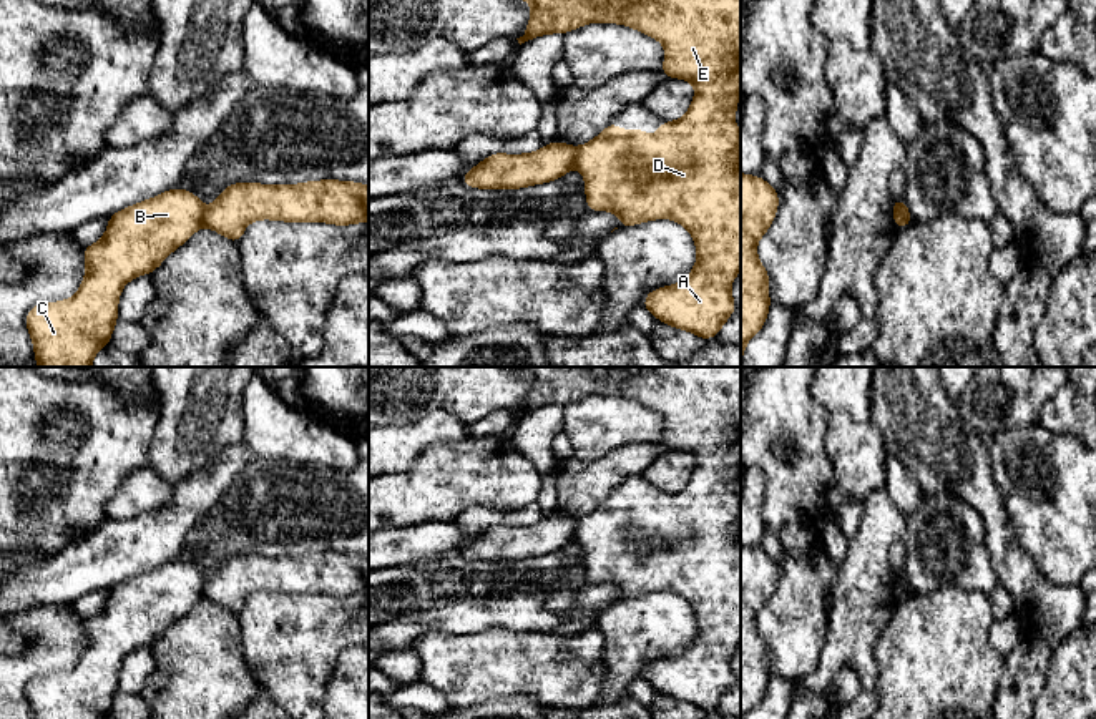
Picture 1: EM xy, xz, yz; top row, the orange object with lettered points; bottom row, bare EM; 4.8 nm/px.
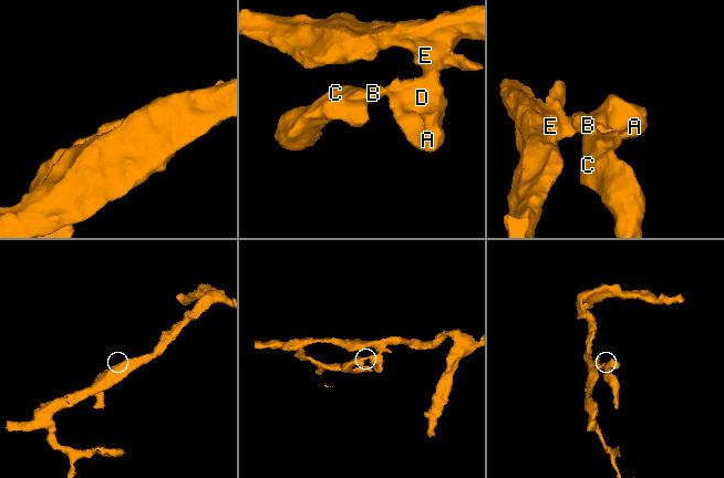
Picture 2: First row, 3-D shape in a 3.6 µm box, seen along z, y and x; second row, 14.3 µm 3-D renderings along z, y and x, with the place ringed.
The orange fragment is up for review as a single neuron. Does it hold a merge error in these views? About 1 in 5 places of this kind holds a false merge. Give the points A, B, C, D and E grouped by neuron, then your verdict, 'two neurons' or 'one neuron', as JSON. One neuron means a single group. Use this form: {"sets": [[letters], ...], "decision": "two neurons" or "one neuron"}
{"sets": [["A", "D", "E"], ["B", "C"]], "decision": "two neurons"}

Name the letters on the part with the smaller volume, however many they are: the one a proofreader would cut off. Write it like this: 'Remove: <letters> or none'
Remove: B, C

